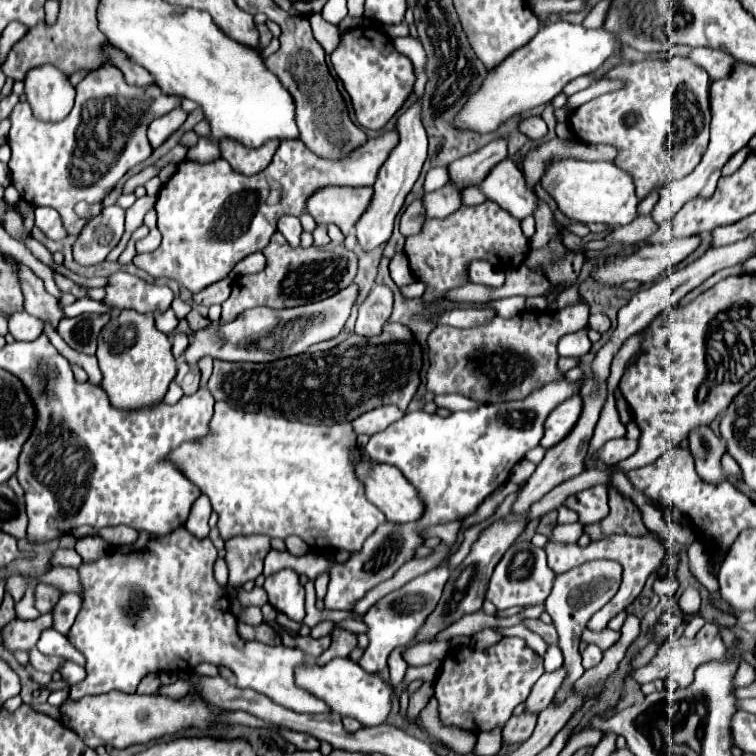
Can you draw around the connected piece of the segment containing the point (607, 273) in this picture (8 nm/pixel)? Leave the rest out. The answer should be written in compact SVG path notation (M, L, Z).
M692 235L692 237L686 237L686 239L672 239L670 243L664 243L664 245L650 245L650 247L638 249L636 253L632 253L624 259L612 259L608 263L600 261L600 265L592 271L592 277L602 281L602 283L624 283L628 279L636 279L640 283L652 283L662 273L666 273L670 267L684 261L698 245L700 245L700 235Z

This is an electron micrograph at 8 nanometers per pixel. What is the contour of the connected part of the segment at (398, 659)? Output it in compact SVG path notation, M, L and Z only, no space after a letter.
M400 647L400 649L396 649L390 657L388 657L388 667L390 667L390 679L392 679L392 683L394 685L398 685L400 681L402 681L402 677L404 677L404 671L406 671L406 661L402 659L402 649L404 647Z

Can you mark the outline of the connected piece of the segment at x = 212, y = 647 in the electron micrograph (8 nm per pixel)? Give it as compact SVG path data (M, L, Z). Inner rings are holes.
M180 527L168 535L152 535L138 531L138 539L132 547L114 547L92 563L78 567L82 591L82 607L74 625L68 631L68 641L86 657L86 679L70 687L70 697L80 699L86 695L100 695L108 691L136 693L142 677L150 673L180 673L192 671L202 661L228 667L236 675L236 687L254 689L274 703L284 705L296 713L324 713L330 711L318 697L296 687L294 667L306 663L304 653L290 647L264 645L260 641L244 641L238 635L238 621L230 615L230 601L226 587L220 587L212 575L216 561L216 547L210 539L196 539L186 527ZM134 597L142 599L140 609L130 617L130 603Z

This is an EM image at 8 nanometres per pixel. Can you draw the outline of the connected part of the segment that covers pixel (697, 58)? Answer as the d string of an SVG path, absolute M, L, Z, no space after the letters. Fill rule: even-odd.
M696 47L690 53L690 59L704 67L708 71L708 75L712 81L728 77L736 65L736 59L720 49L708 49L708 47Z

